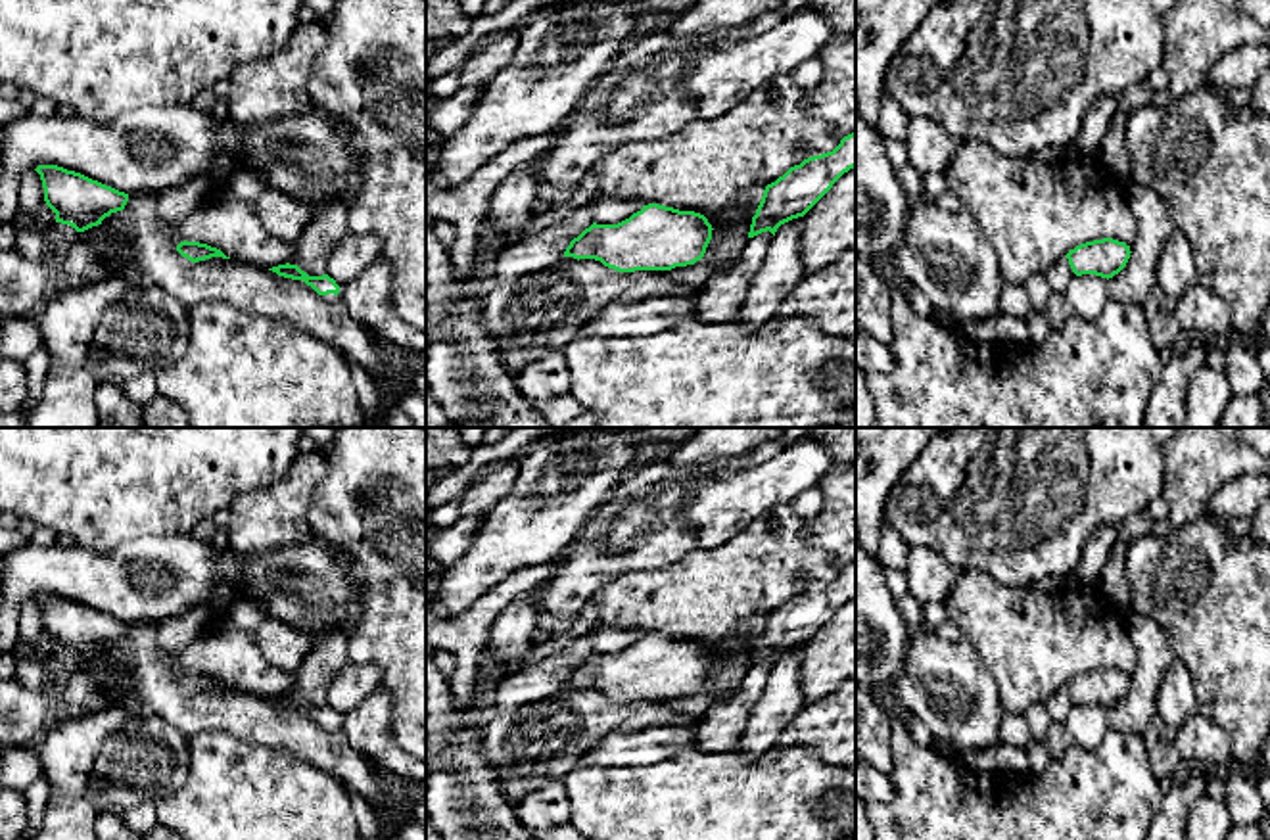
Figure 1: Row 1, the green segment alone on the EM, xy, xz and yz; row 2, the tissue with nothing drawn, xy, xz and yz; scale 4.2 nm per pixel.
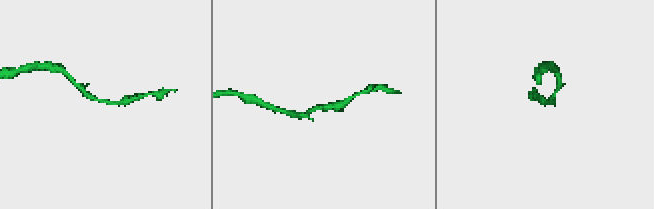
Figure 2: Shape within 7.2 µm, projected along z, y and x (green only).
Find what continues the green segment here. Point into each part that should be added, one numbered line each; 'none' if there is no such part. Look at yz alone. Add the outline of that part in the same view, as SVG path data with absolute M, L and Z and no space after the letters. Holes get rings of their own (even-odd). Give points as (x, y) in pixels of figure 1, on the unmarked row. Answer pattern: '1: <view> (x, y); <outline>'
none

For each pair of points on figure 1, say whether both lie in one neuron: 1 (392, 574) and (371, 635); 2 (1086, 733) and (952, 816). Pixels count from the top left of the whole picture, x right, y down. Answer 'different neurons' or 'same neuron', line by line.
1: same neuron
2: different neurons

